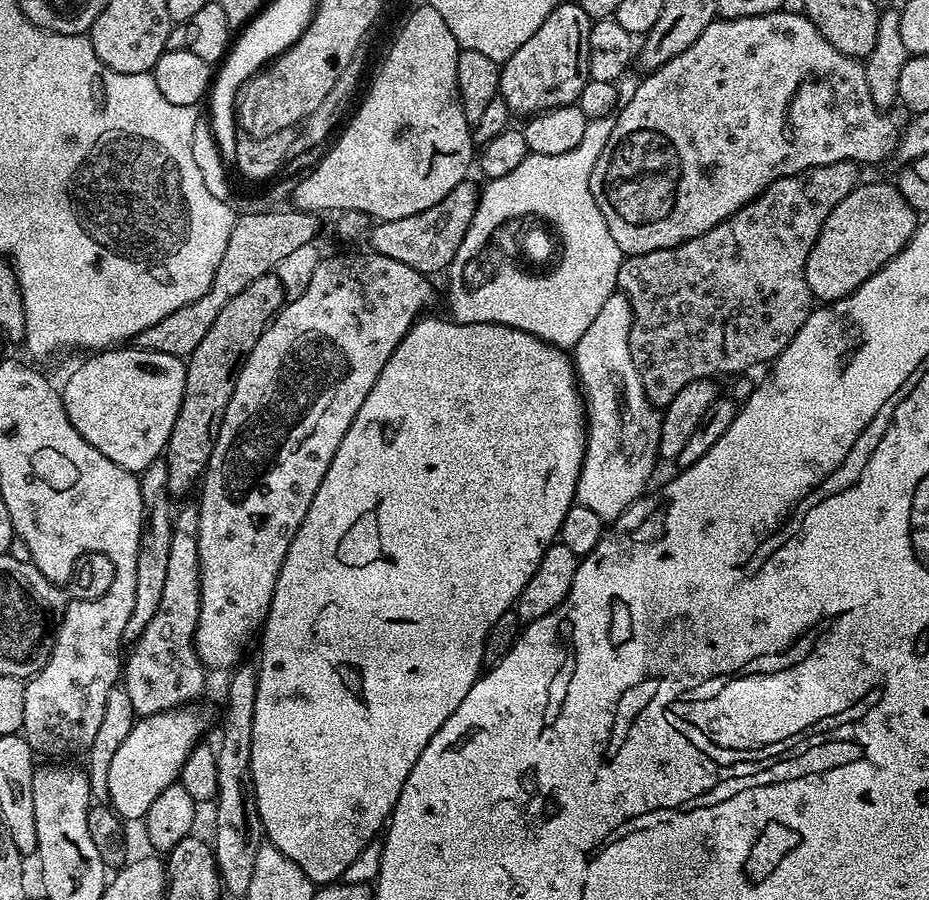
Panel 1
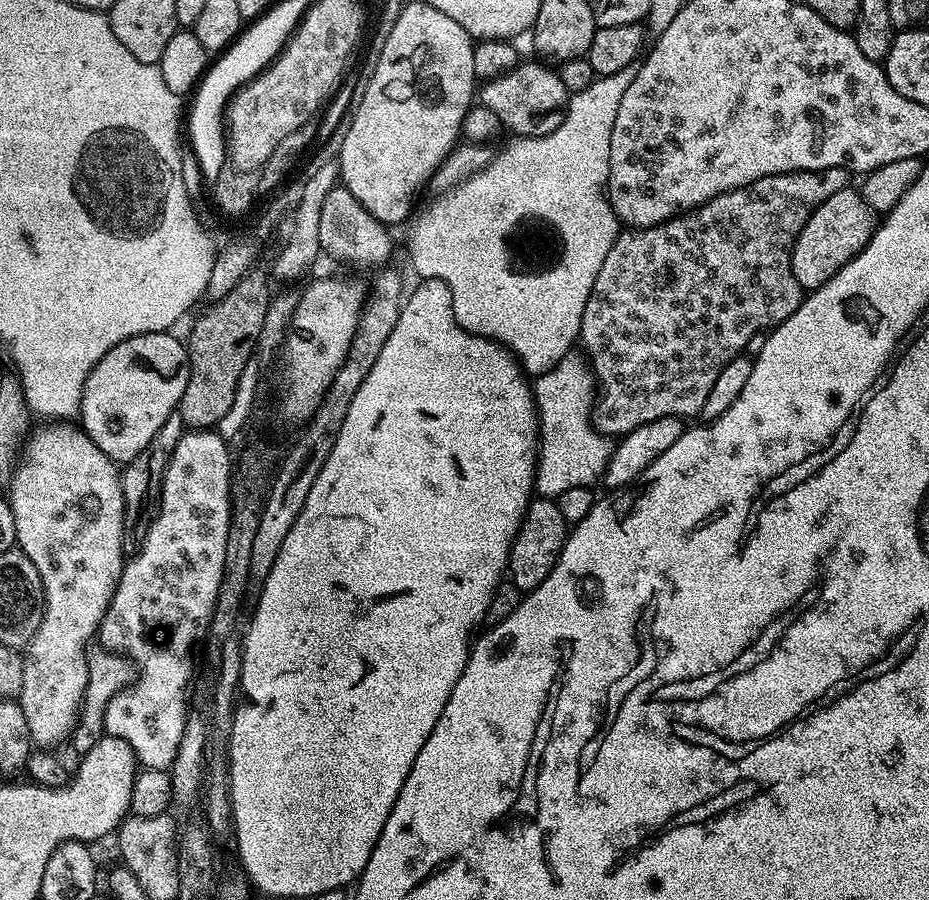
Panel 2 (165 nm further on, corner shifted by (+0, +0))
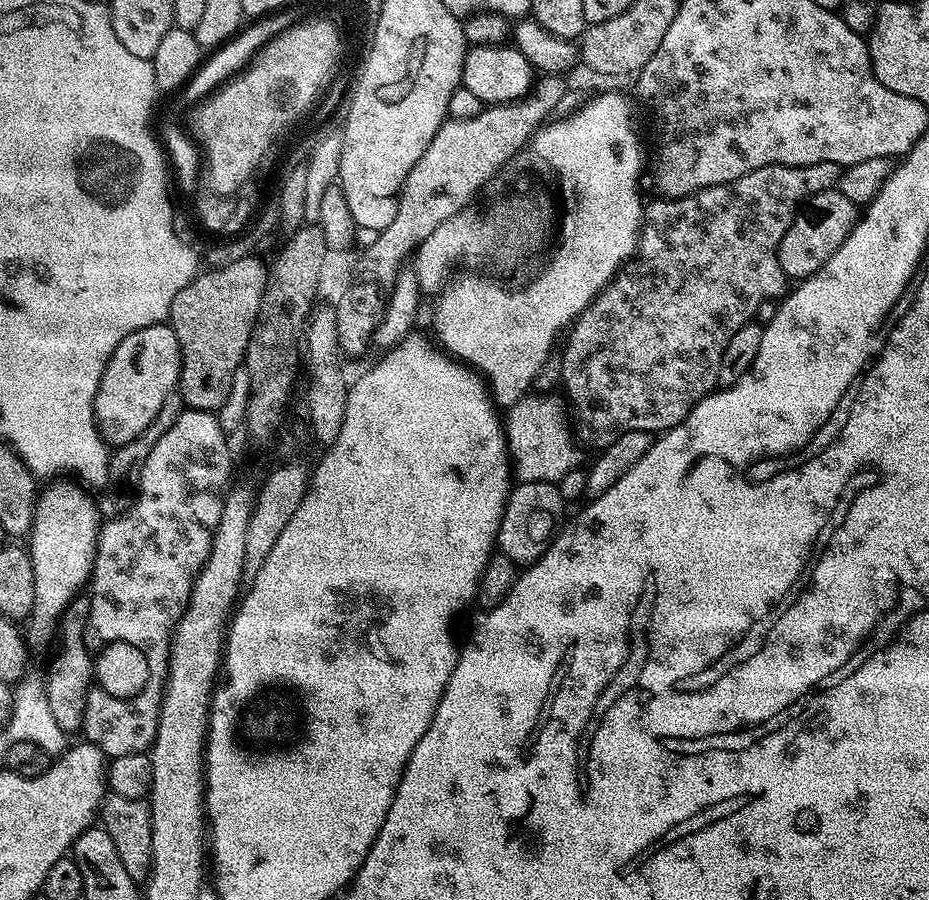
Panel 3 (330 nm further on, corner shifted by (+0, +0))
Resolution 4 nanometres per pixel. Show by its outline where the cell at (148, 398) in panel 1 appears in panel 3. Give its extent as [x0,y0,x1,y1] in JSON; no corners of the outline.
[95,323,180,446]

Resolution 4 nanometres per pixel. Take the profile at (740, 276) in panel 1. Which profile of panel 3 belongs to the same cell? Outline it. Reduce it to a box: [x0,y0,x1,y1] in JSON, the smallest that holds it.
[559,162,841,450]

